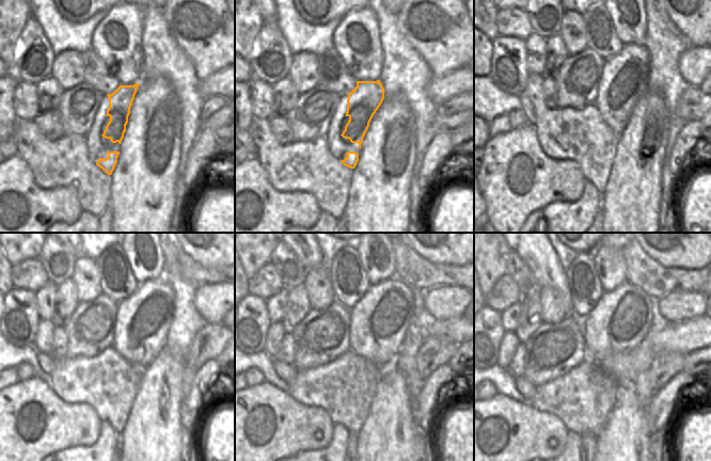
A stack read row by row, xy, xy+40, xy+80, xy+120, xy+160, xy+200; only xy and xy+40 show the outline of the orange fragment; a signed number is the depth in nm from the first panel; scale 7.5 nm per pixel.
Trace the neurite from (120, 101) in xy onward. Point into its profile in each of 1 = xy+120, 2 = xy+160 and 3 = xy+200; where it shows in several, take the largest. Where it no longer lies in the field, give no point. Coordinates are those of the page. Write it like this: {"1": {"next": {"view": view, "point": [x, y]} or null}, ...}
{"1": {"next": {"view": "xy+120", "point": [142, 321]}}, "2": {"next": {"view": "xy+160", "point": [379, 322]}}, "3": {"next": {"view": "xy+200", "point": [619, 321]}}}

